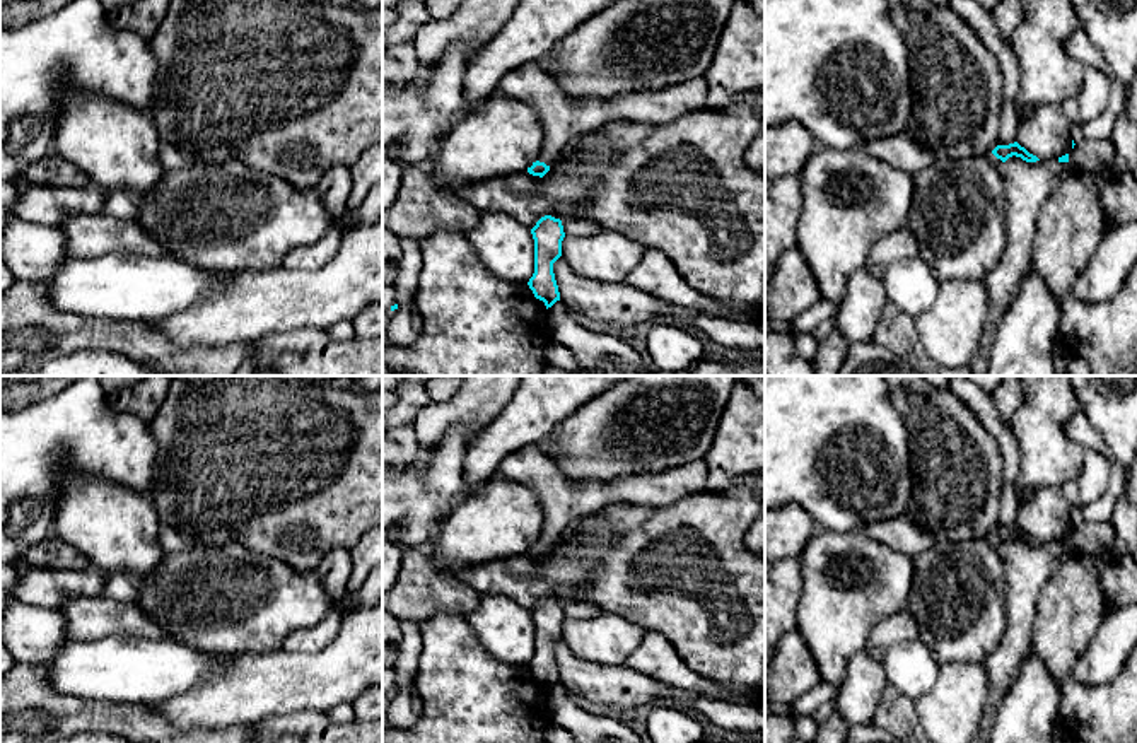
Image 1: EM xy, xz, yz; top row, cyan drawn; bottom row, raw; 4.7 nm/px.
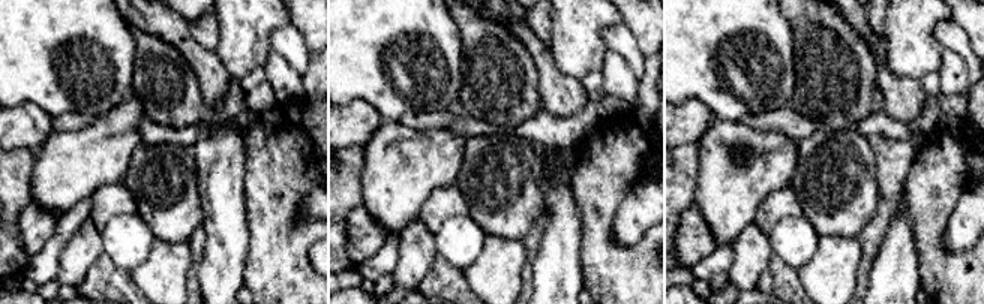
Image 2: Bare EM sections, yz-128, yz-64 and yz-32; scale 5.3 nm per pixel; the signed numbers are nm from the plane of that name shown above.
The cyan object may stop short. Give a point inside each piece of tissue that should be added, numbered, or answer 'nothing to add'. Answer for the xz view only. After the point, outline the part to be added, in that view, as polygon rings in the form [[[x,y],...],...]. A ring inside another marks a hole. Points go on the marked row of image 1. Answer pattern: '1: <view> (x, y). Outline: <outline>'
1: xz (564, 120). Outline: [[[528,61],[505,73],[497,92],[536,109],[545,132],[538,161],[551,167],[582,135],[608,121],[662,125],[703,109],[708,84],[705,79],[697,79],[662,91],[627,92],[601,101],[574,101],[563,96],[538,61]]]

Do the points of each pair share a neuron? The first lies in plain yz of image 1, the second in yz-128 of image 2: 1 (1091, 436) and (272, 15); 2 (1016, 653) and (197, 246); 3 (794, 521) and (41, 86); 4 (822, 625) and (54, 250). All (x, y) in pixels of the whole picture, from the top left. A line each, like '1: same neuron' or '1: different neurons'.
1: different neurons
2: same neuron
3: different neurons
4: different neurons

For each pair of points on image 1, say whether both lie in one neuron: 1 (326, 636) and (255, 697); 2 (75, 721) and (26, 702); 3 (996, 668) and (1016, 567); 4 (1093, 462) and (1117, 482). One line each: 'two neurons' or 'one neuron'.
1: two neurons
2: one neuron
3: one neuron
4: two neurons

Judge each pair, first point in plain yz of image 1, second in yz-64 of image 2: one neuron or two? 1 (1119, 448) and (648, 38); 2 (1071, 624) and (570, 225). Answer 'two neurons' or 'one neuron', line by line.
1: one neuron
2: two neurons

